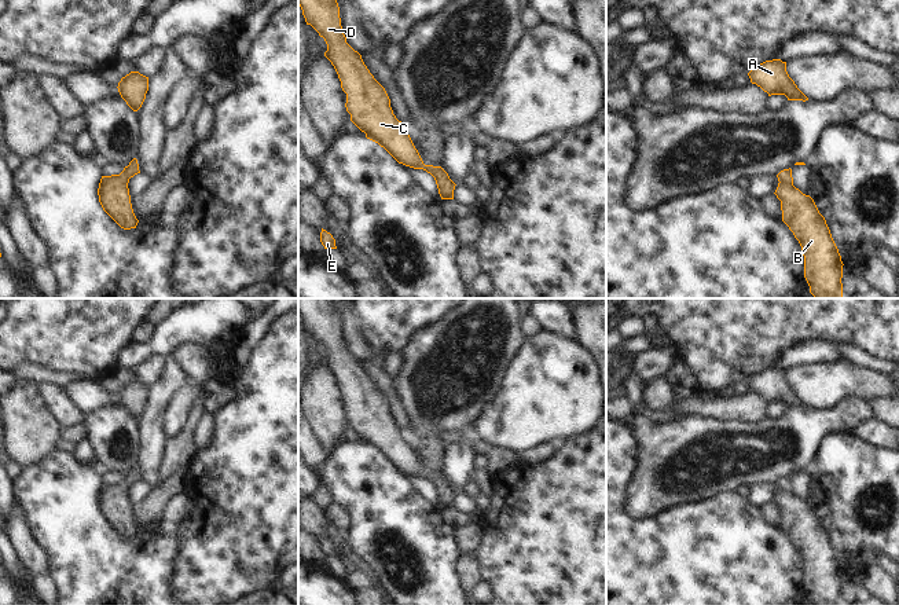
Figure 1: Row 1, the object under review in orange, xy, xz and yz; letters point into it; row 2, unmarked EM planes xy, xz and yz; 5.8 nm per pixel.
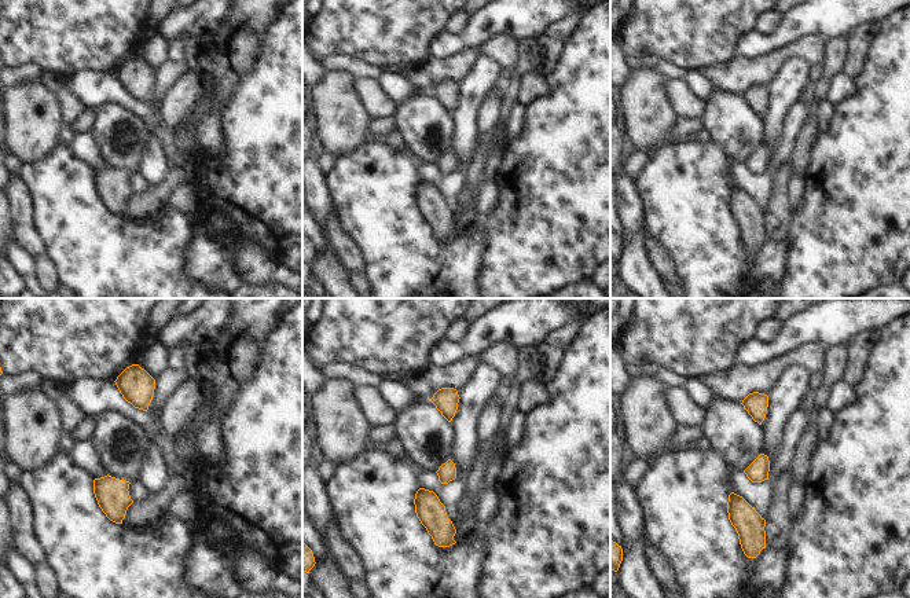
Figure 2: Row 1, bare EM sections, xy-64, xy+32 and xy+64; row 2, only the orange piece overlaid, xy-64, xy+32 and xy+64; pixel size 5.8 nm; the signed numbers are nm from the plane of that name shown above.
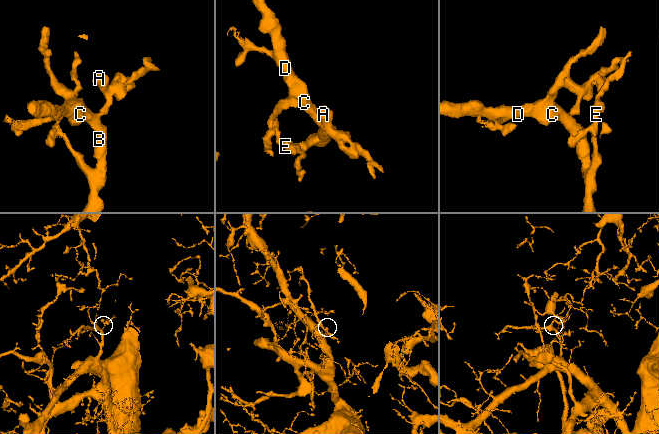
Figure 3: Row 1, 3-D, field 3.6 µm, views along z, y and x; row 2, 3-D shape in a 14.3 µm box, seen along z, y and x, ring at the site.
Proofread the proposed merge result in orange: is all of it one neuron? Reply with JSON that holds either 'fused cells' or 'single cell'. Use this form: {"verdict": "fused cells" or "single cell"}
{"verdict": "single cell"}

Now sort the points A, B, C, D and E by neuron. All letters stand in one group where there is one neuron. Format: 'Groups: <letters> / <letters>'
Groups: A B C D E.

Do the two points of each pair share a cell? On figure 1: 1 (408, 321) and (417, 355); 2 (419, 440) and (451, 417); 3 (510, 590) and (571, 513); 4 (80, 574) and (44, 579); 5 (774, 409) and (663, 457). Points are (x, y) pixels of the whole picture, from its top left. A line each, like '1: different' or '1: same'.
1: different
2: same
3: same
4: different
5: different

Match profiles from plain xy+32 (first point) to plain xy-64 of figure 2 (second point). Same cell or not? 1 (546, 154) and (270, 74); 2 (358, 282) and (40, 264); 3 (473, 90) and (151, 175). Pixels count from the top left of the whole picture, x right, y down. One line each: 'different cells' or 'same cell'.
1: same cell
2: same cell
3: same cell

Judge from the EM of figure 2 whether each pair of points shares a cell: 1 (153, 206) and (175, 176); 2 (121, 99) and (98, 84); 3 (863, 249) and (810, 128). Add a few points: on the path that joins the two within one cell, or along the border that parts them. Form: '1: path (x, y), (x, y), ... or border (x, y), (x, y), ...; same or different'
1: path (156, 200), (171, 183); same
2: path (116, 94), (103, 88); same
3: border (818, 135), (810, 151), (810, 158), (803, 168); different

